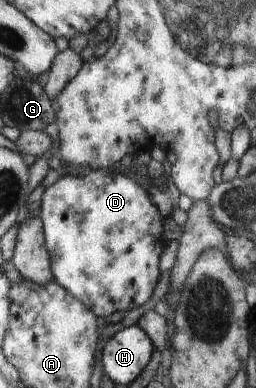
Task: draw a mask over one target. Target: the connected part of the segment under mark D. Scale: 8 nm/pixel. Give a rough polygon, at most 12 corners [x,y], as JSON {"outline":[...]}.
{"outline":[[63,172],[55,281],[96,315],[150,299],[164,229],[134,179]]}

